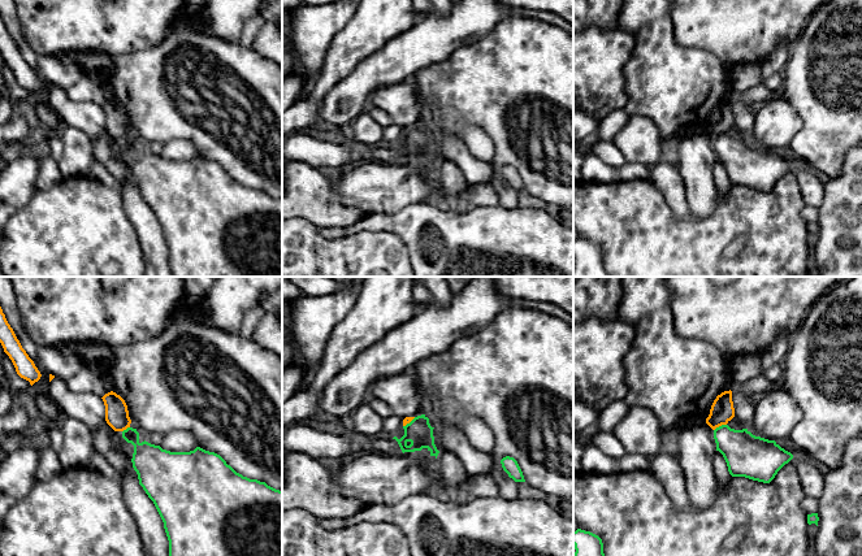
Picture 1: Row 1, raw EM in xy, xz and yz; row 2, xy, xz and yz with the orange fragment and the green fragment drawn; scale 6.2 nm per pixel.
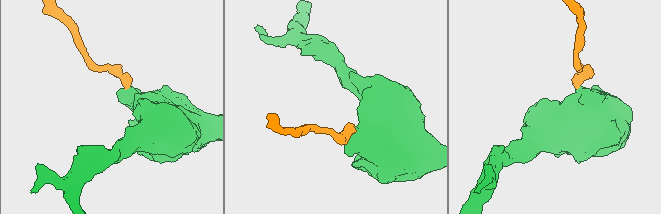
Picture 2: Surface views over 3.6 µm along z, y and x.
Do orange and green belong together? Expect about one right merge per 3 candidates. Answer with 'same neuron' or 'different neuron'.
different neuron

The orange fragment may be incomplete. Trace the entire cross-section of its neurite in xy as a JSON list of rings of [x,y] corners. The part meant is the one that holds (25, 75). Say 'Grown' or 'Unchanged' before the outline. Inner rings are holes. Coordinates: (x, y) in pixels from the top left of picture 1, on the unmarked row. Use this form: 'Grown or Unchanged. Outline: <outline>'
Unchanged. Outline: [[[0,16],[0,52],[4,57],[4,61],[12,69],[16,81],[21,87],[29,90],[31,95],[40,88],[42,86],[40,81],[35,75],[34,70],[29,66],[26,60],[22,57],[13,38],[8,32],[1,16]]]

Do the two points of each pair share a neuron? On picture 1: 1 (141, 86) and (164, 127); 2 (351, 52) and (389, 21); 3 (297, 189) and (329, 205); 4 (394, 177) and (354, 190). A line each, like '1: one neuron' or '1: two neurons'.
1: one neuron
2: one neuron
3: one neuron
4: one neuron

